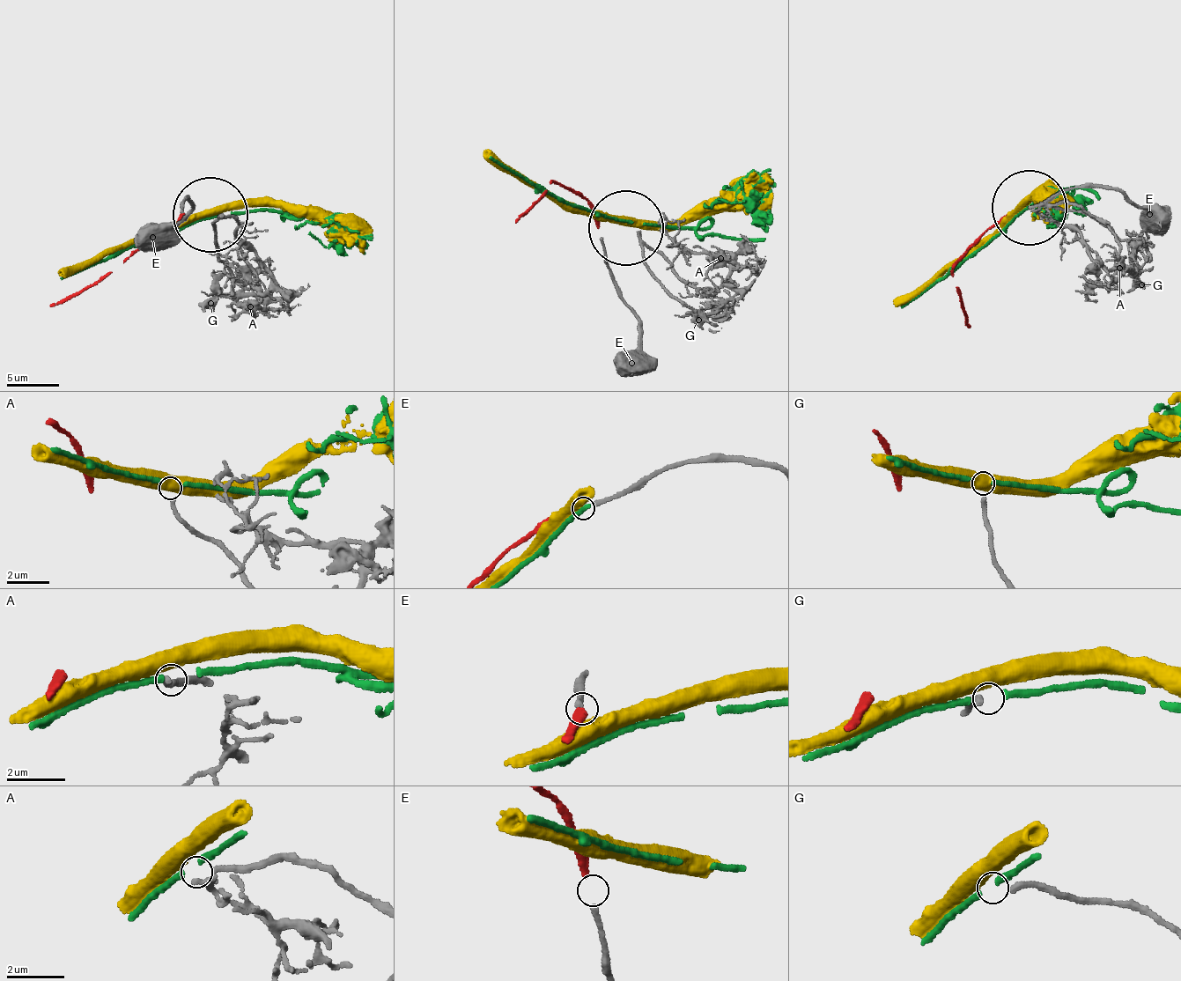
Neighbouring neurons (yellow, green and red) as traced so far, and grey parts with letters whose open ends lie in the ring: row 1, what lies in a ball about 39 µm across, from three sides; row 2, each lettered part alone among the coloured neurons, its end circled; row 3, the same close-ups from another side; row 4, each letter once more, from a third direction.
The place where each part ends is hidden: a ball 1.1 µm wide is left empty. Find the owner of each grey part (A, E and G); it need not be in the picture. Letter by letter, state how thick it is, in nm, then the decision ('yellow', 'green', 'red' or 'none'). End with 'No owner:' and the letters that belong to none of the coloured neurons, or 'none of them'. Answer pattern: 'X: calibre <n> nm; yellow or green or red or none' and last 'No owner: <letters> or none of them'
A: calibre 190 nm; none
E: calibre 200 nm; red
G: calibre 200 nm; none
No owner: A, G

